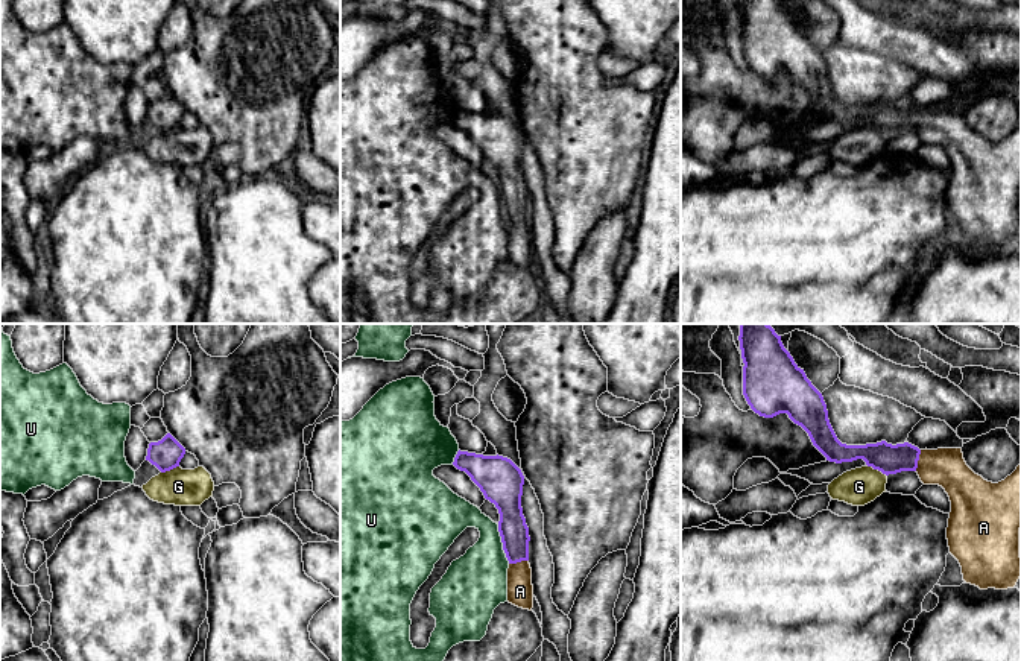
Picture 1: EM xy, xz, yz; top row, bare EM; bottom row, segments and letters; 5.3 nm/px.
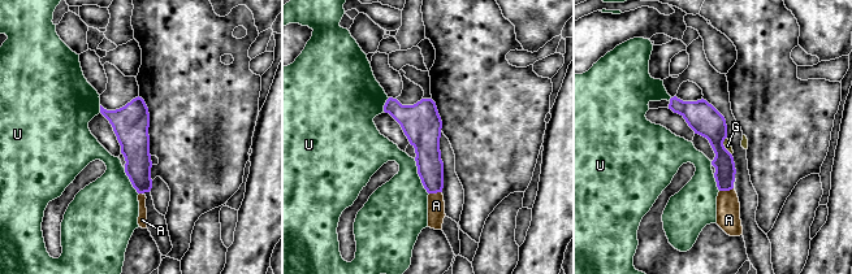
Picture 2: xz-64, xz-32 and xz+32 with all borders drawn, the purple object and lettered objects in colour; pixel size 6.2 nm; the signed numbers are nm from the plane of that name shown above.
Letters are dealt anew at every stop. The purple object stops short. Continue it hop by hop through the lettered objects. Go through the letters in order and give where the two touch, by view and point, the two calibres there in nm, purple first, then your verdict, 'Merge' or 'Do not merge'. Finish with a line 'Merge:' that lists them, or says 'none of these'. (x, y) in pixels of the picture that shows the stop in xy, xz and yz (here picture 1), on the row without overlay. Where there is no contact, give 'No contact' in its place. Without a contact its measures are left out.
A: Touches purple at yz (918, 119). Thickness 160 nm (purple) against 200 nm. Merge
G: Touches purple at yz (877, 128). Thickness 160 nm (purple) against 200 nm. Do not merge
U: Touches purple at xz (503, 204). Thickness 150 nm (purple) against 320 nm. Do not merge
Merge: A

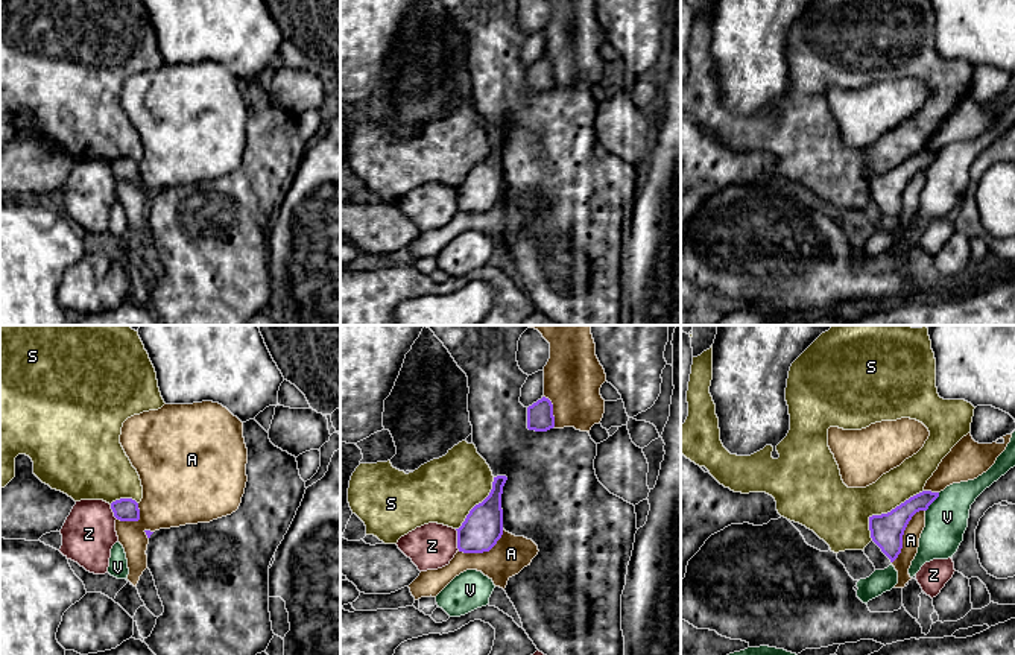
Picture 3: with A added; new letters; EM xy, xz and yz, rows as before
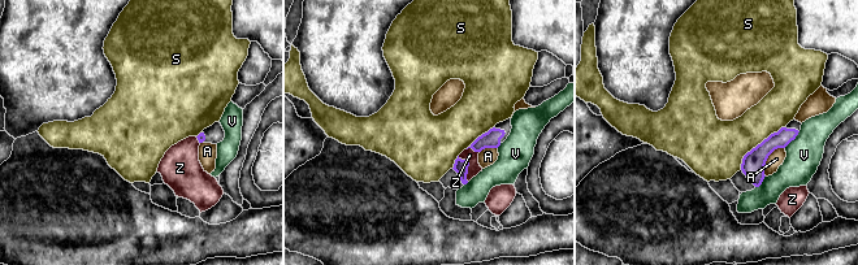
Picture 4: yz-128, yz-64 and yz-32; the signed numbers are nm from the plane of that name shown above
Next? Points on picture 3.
A: Touches purple at yz (903, 193). Thickness 180 nm (purple) against 100 nm. Do not merge
S: Touches purple at yz (885, 174). Thickness 180 nm (purple) against 320 nm. Do not merge
V: Touches purple at yz (933, 160). Thickness 140 nm (purple) against 220 nm. Do not merge
Z: Touches purple at xz (458, 199). Thickness 200 nm (purple) against 240 nm. Do not merge
Merge: none of these

